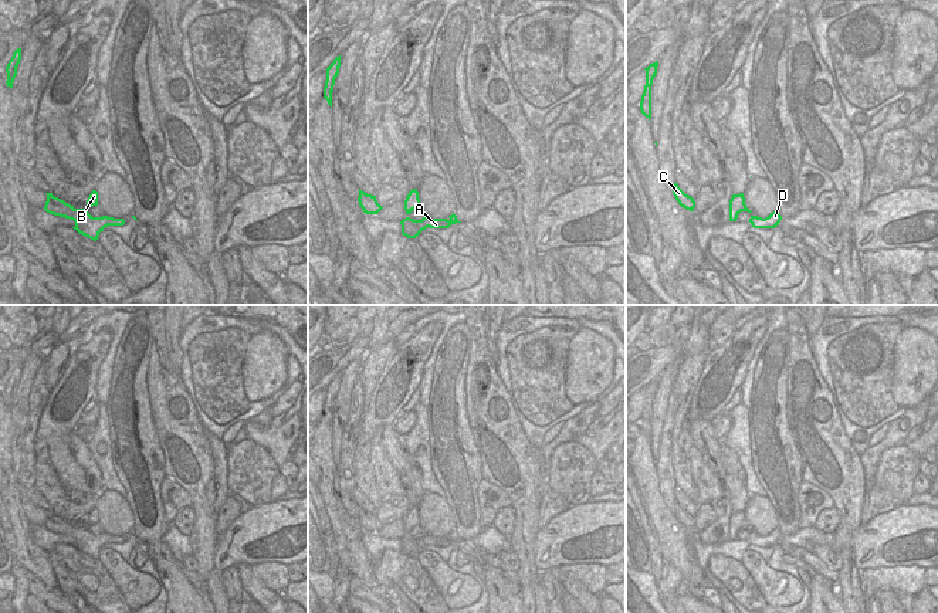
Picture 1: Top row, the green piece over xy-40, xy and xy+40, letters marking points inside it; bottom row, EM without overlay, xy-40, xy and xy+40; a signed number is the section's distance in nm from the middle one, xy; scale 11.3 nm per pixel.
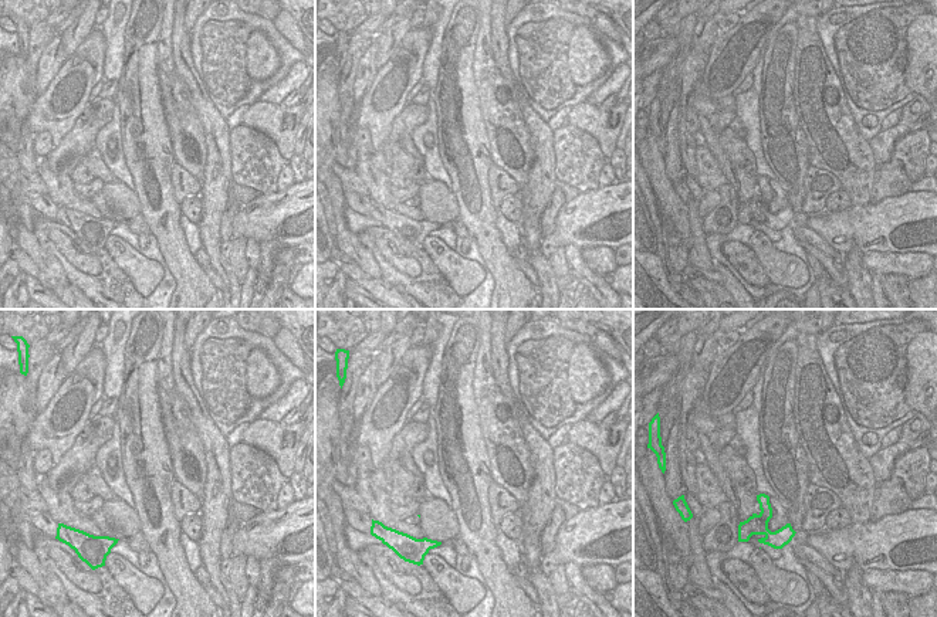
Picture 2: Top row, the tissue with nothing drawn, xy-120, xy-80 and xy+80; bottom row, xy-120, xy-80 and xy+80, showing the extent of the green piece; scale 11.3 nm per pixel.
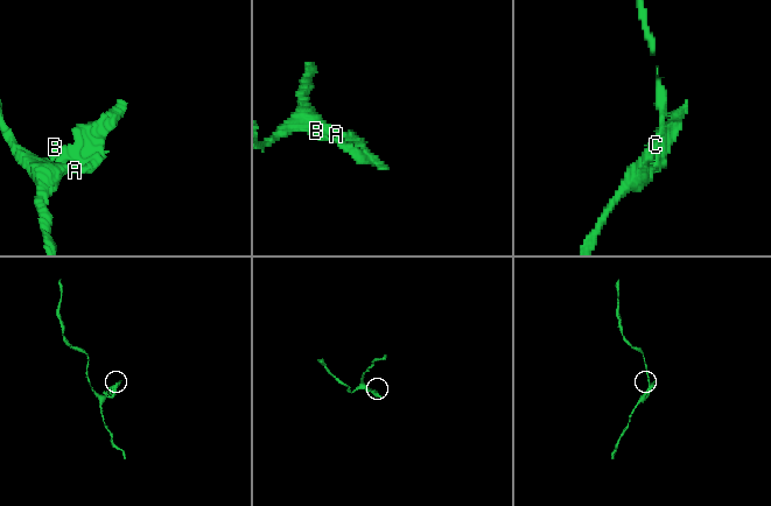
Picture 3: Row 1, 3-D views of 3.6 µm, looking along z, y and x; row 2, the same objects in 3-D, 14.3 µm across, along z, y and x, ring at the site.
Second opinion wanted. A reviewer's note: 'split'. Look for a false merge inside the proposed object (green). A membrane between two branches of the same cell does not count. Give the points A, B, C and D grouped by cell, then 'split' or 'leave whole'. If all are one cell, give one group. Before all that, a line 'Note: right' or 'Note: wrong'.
Note: right
A C / B D; split

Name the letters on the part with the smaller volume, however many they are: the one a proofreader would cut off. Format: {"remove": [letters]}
{"remove": ["B", "D"]}

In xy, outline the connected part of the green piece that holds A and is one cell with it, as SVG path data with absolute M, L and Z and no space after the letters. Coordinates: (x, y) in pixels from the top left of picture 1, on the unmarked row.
M406 535L400 539L402 552L407 556L416 556L423 548L430 546L448 546L451 541L446 536L423 535L421 538L413 538Z

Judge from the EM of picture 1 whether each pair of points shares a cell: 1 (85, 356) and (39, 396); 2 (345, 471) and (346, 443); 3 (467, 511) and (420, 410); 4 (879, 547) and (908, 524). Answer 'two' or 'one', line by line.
1: two
2: one
3: two
4: one

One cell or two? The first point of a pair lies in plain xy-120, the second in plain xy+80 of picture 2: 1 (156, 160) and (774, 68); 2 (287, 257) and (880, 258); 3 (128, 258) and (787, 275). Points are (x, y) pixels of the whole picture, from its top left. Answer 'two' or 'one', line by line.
1: one
2: one
3: one

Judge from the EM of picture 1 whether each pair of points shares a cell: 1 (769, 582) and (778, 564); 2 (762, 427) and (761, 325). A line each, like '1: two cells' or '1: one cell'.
1: two cells
2: two cells

